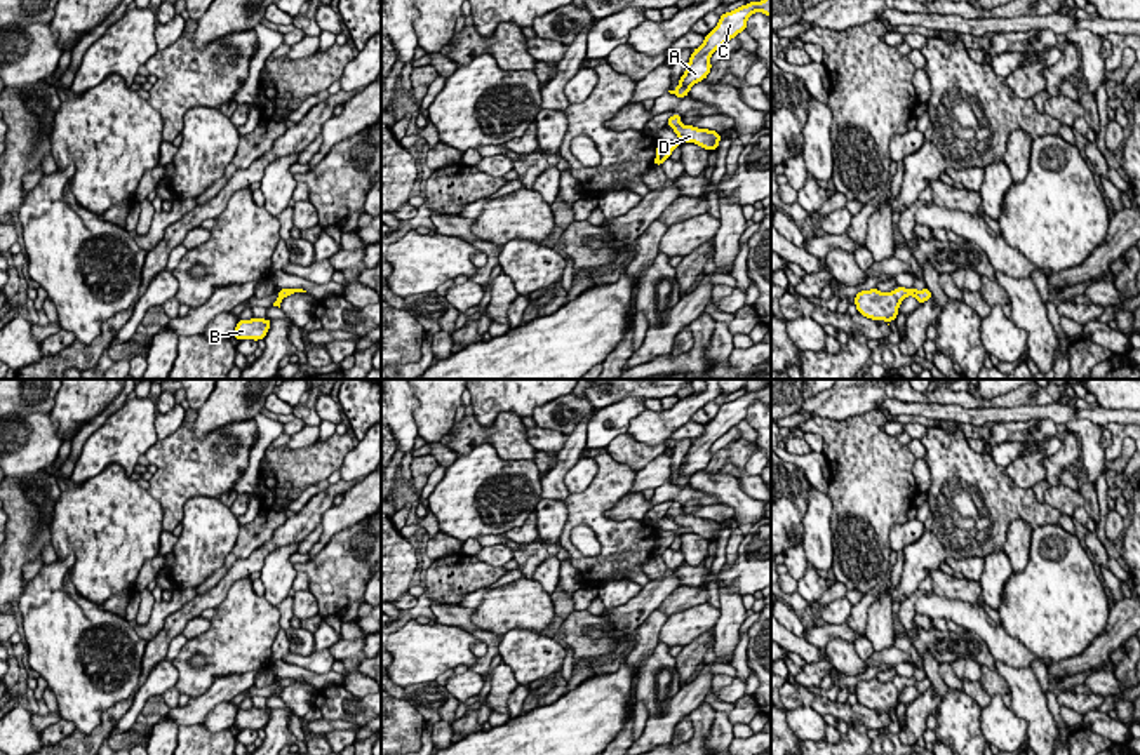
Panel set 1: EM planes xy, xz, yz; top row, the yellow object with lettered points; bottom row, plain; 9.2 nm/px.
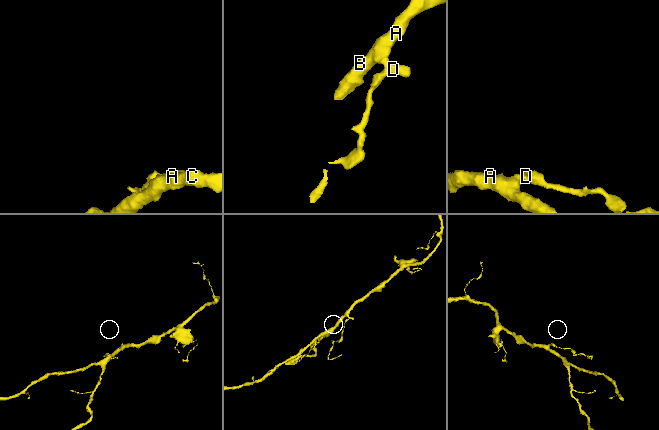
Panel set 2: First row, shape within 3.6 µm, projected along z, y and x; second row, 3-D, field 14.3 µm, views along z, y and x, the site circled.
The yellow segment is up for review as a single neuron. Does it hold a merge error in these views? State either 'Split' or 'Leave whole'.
Leave whole

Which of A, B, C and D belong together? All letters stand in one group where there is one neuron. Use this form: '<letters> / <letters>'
A B C D

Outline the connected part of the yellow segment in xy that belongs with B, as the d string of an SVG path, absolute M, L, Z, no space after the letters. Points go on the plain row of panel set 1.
M254 706L251 710L242 710L240 708L237 712L237 717L235 717L235 724L233 725L238 731L242 731L242 729L259 731L259 729L263 729L268 724L270 713L272 713L270 708L266 708L266 710L254 708Z

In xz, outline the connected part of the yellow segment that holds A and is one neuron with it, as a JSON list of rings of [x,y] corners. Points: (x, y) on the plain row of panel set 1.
[[[771,383],[761,391],[750,391],[719,407],[717,416],[705,424],[705,431],[693,440],[684,464],[679,468],[675,480],[668,480],[677,487],[686,487],[689,478],[707,468],[712,459],[710,447],[726,431],[747,419],[747,411],[754,402],[771,405]]]

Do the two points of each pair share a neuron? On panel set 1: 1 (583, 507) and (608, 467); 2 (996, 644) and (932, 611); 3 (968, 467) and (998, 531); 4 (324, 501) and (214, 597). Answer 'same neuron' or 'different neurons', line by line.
1: same neuron
2: same neuron
3: same neuron
4: same neuron

